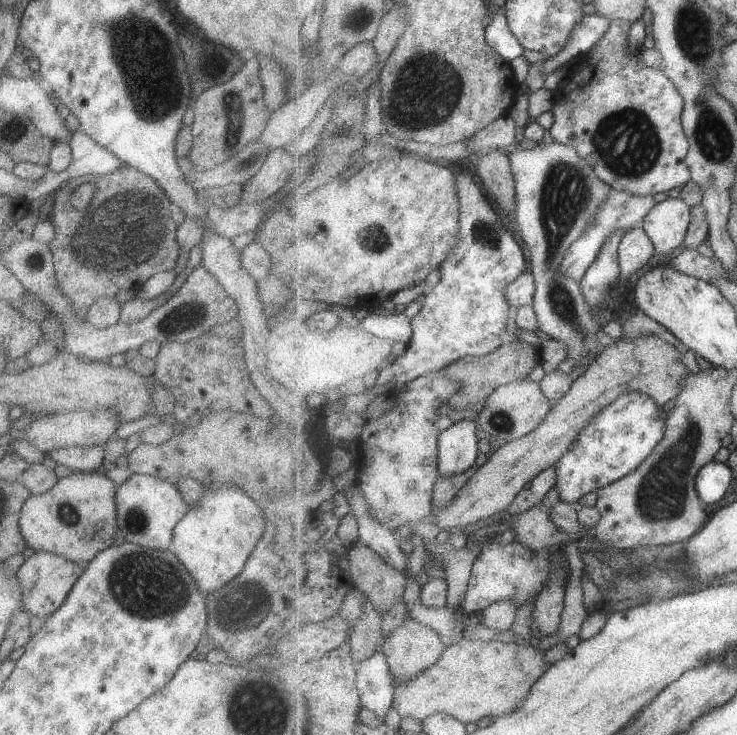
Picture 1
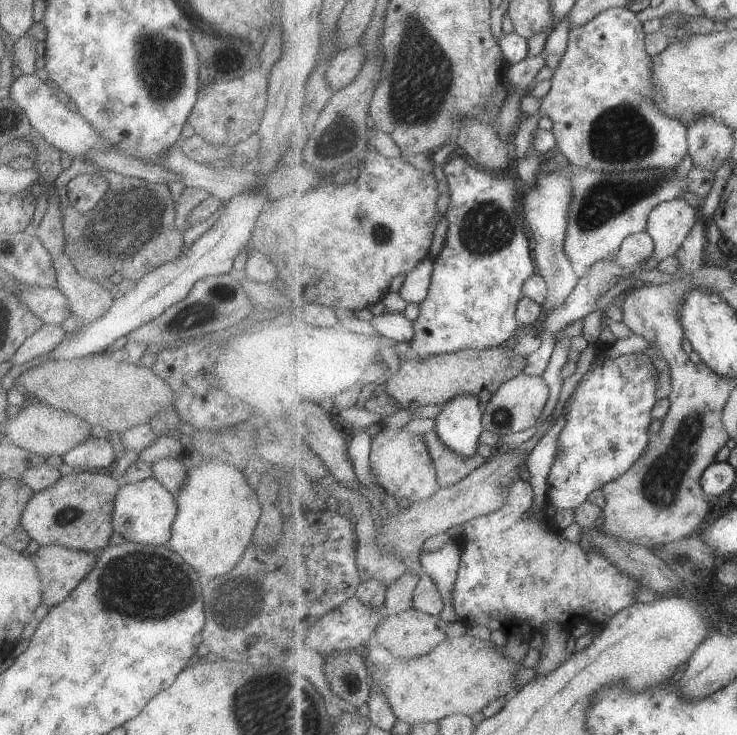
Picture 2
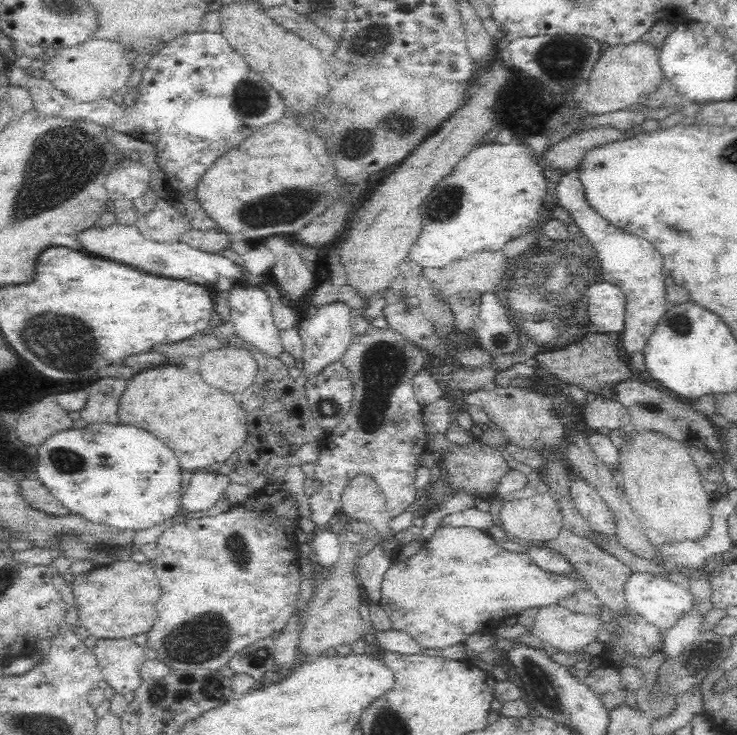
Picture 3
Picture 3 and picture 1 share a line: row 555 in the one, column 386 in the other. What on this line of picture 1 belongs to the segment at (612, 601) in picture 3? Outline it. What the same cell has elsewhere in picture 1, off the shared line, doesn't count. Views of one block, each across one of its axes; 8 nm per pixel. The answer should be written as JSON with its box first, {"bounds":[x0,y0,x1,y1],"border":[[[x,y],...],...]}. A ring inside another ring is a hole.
{"bounds":[349,541,405,614],"border":[[[359,541],[349,552],[356,588],[362,591],[385,614],[394,603],[402,603],[405,592],[404,572],[389,565],[378,554]]]}

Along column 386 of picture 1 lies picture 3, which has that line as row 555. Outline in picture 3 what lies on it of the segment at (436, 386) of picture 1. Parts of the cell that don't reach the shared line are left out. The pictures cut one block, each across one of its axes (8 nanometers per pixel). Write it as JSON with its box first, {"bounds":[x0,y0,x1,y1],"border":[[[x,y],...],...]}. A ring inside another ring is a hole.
{"bounds":[378,527,590,650],"border":[[[439,527],[436,529],[432,537],[421,546],[417,554],[410,557],[406,562],[393,560],[391,568],[386,572],[384,580],[382,580],[382,594],[378,605],[388,613],[392,629],[402,630],[410,634],[419,644],[421,648],[434,648],[442,650],[445,647],[451,647],[464,643],[474,633],[484,633],[491,631],[502,623],[503,618],[506,616],[518,614],[522,610],[528,608],[538,608],[545,606],[554,606],[560,600],[564,600],[566,596],[574,596],[576,592],[582,592],[590,589],[590,583],[584,580],[580,575],[575,572],[569,573],[552,573],[541,570],[525,553],[518,554],[517,552],[510,552],[503,549],[494,541],[494,539],[485,532],[476,529],[465,527]]]}

